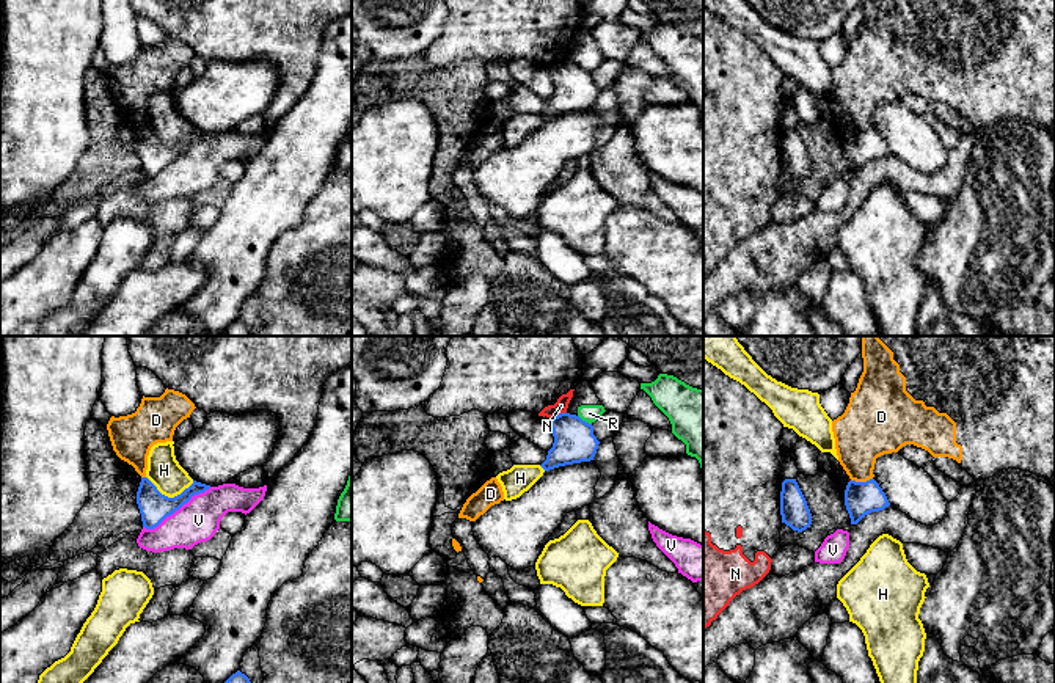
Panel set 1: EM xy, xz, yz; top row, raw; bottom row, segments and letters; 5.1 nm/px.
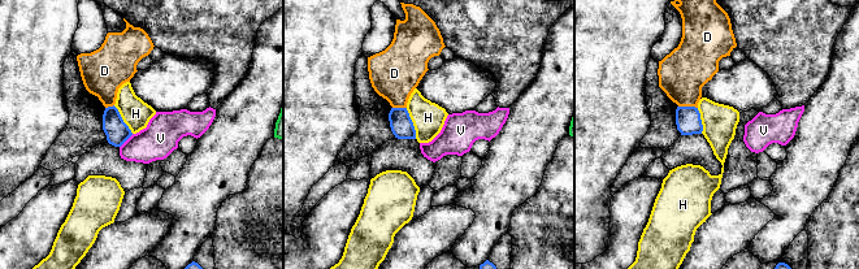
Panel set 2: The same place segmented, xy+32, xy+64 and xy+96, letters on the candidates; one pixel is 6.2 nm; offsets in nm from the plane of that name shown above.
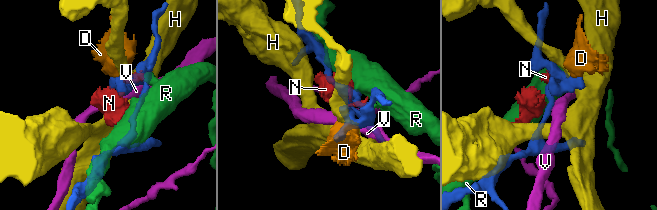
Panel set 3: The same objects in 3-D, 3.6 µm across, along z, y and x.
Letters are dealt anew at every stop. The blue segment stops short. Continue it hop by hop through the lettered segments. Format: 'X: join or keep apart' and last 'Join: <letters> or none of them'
D: keep apart
H: keep apart
N: keep apart
R: keep apart
V: keep apart
Join: none of them

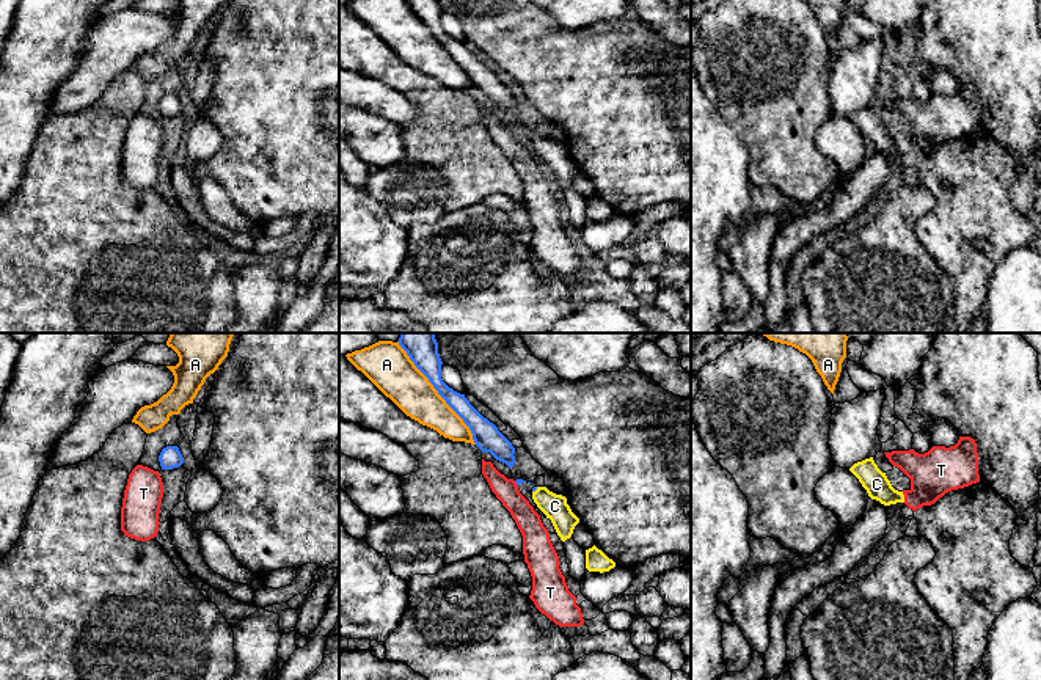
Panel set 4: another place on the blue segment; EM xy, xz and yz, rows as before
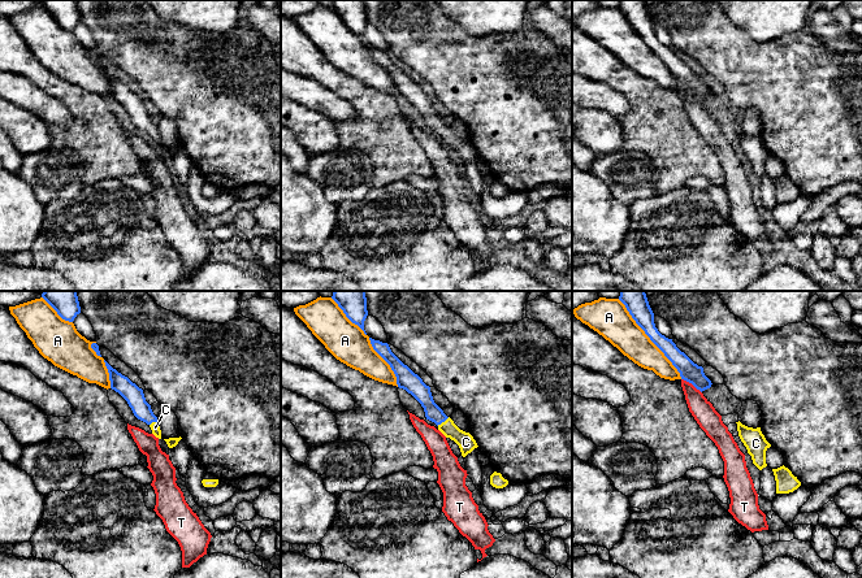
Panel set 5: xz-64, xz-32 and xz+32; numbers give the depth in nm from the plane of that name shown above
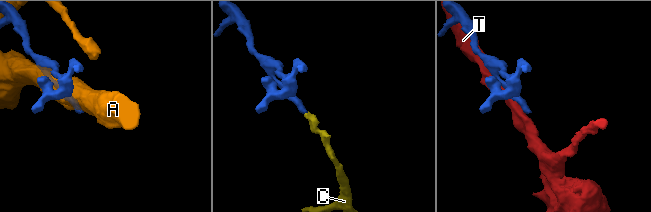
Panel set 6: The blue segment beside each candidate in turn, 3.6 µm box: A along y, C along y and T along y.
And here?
A: keep apart
C: join
T: keep apart
Join: C

